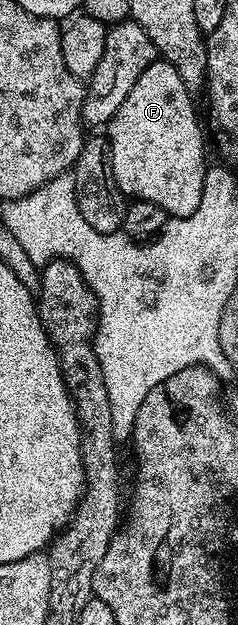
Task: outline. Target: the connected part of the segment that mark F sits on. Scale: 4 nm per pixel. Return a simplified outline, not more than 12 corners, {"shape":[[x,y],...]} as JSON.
{"shape":[[177,67],[141,71],[109,122],[117,187],[174,217],[209,164]]}

